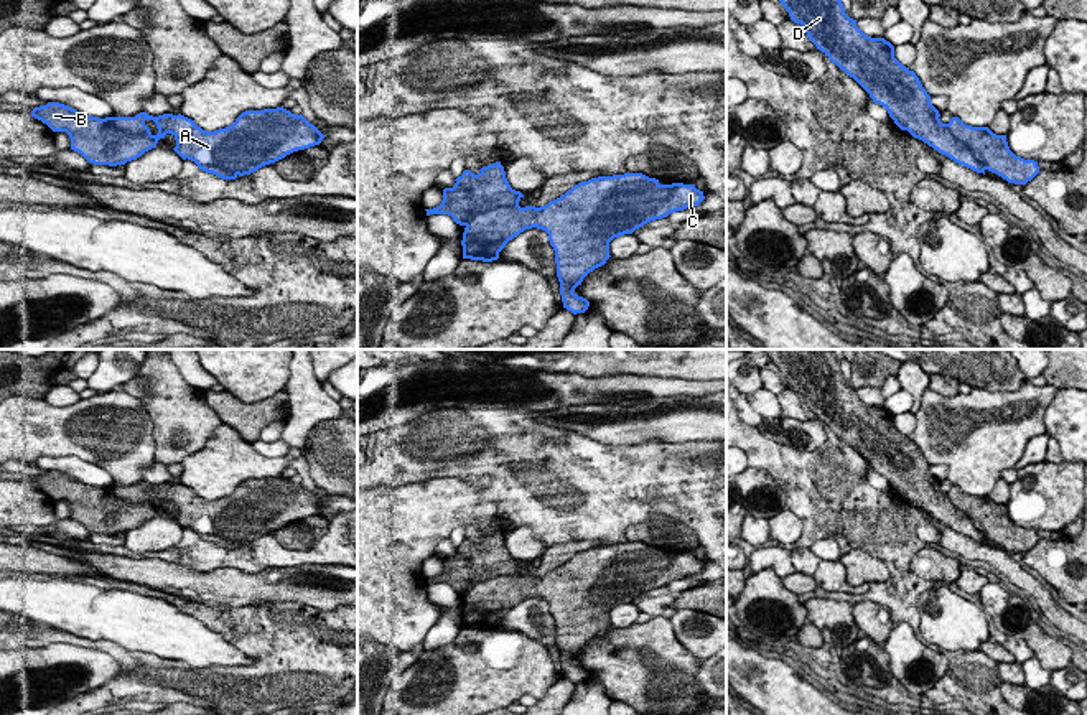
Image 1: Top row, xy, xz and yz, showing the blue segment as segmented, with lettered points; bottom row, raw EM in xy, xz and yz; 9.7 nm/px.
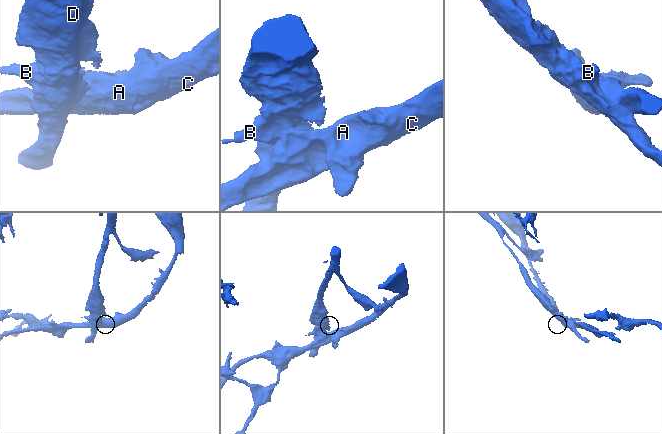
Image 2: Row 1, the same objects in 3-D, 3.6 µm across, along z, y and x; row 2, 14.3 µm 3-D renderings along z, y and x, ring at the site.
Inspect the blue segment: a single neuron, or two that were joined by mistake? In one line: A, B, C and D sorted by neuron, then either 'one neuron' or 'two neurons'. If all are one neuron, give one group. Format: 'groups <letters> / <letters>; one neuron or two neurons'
groups A C / B D; two neurons

